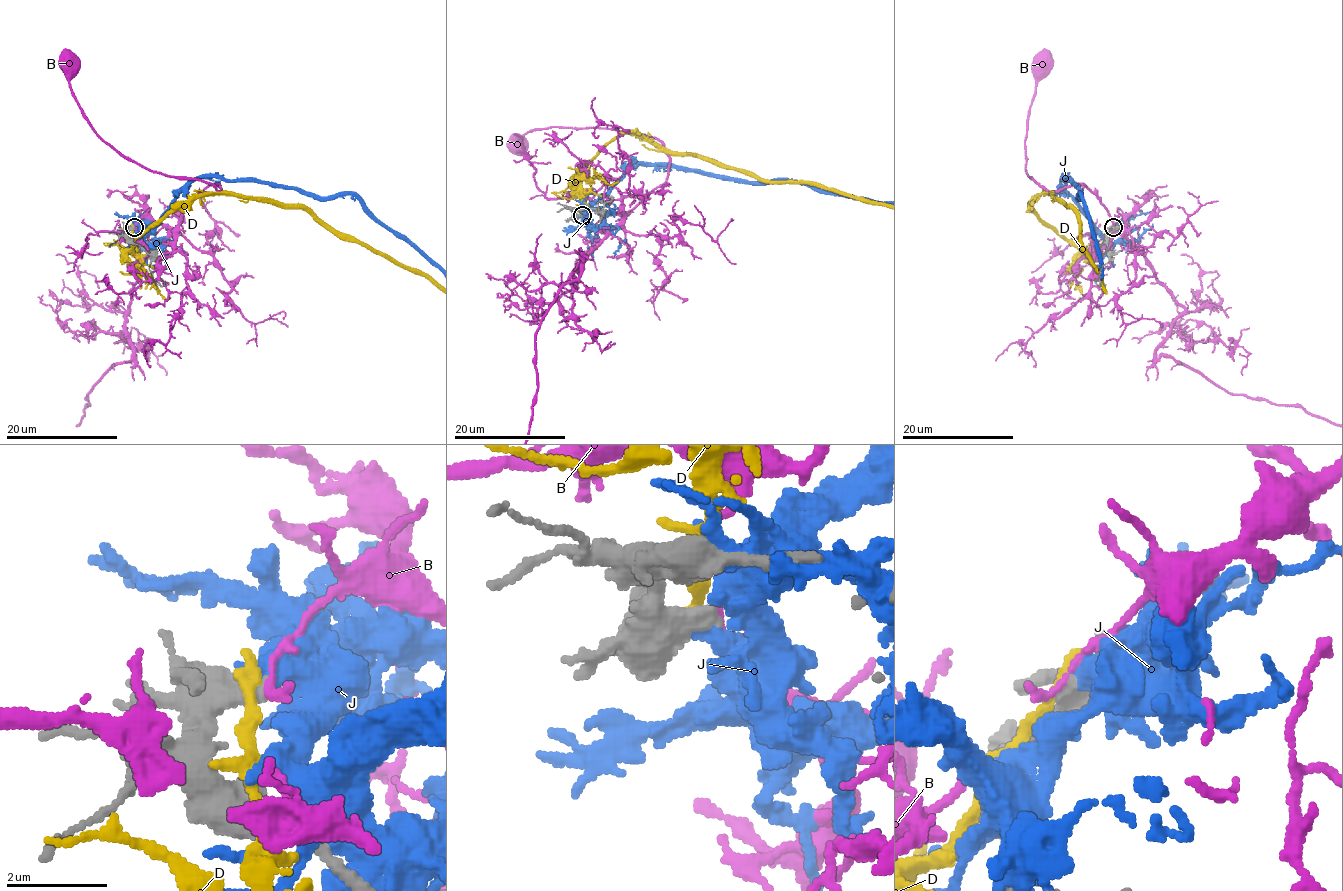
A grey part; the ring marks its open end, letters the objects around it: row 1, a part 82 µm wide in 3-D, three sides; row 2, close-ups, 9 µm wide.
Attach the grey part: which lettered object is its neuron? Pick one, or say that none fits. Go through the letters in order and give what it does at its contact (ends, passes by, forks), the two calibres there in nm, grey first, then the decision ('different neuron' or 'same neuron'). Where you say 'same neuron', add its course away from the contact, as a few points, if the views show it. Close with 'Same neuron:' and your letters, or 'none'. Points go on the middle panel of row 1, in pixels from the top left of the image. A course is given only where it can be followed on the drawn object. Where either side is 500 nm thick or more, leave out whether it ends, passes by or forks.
B: it ends; calibres 440 and 170 nm; same neuron
D: calibres 550 and 280 nm; different neuron
J: calibres 550 and 440 nm; different neuron
Same neuron: B

